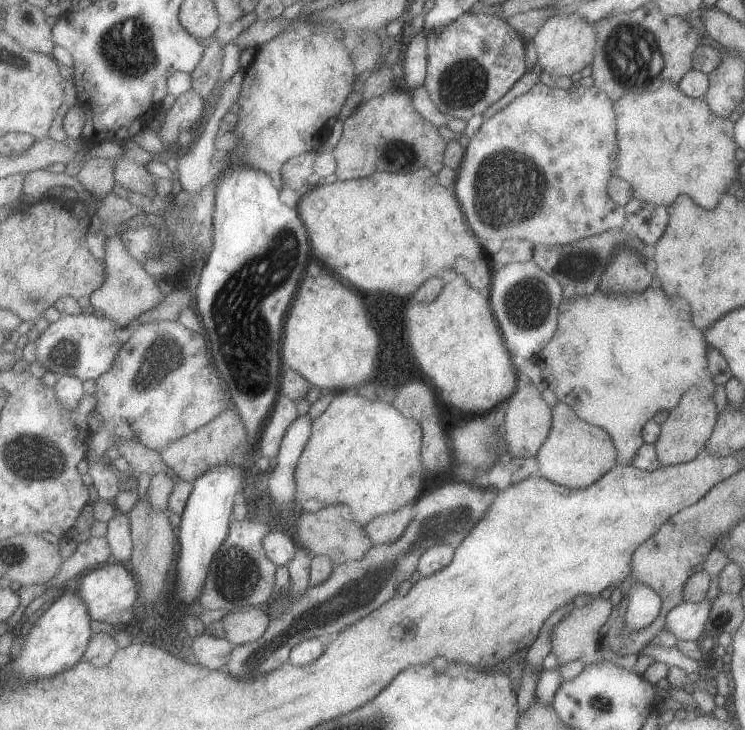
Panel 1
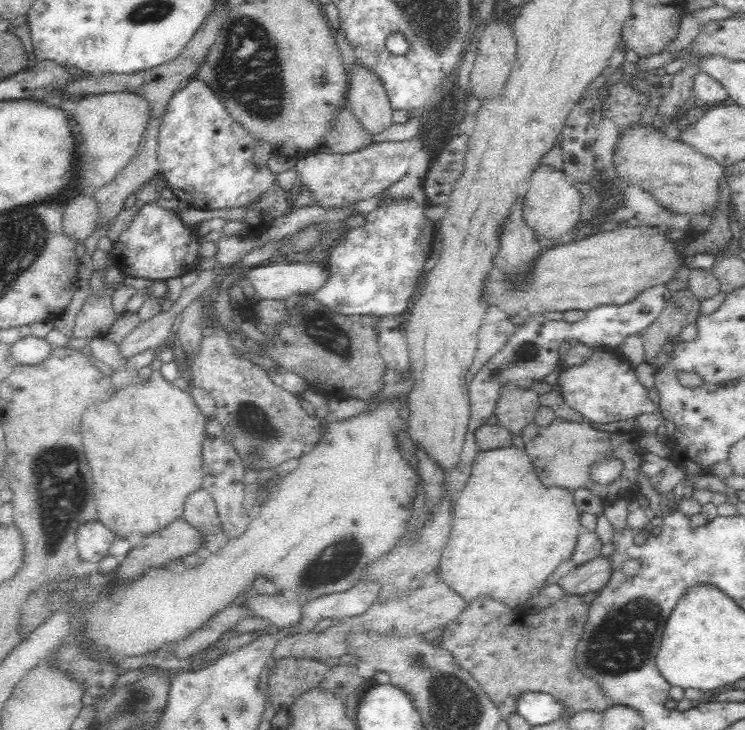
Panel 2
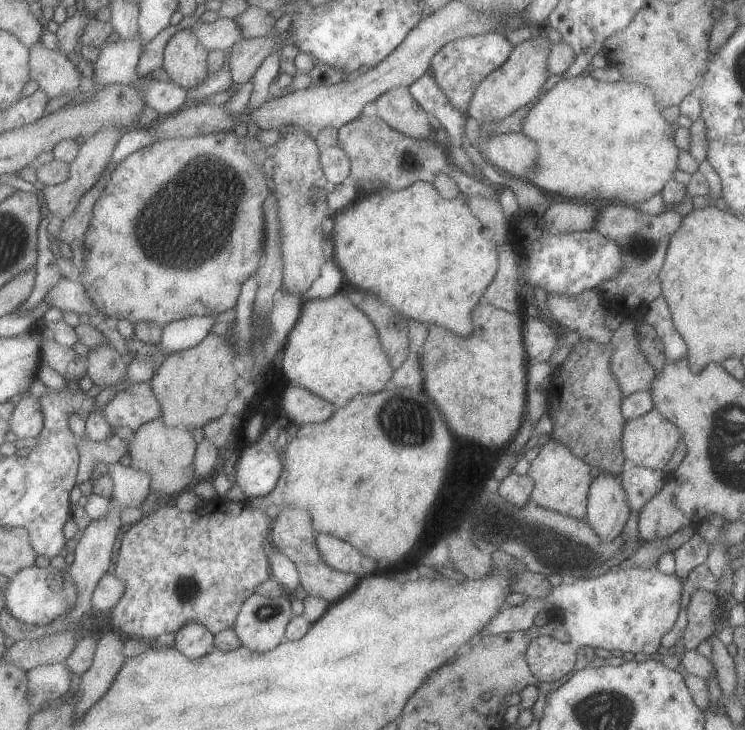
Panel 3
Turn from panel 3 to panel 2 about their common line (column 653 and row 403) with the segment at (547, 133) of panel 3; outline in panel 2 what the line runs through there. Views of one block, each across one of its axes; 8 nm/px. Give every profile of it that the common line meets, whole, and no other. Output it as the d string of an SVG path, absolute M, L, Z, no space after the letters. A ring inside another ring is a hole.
M160 370L150 374L148 382L137 380L118 393L114 392L107 402L88 408L82 416L82 444L94 478L98 521L108 527L116 538L127 540L130 534L142 534L144 537L183 518L186 498L202 487L205 420L192 396L164 381Z

